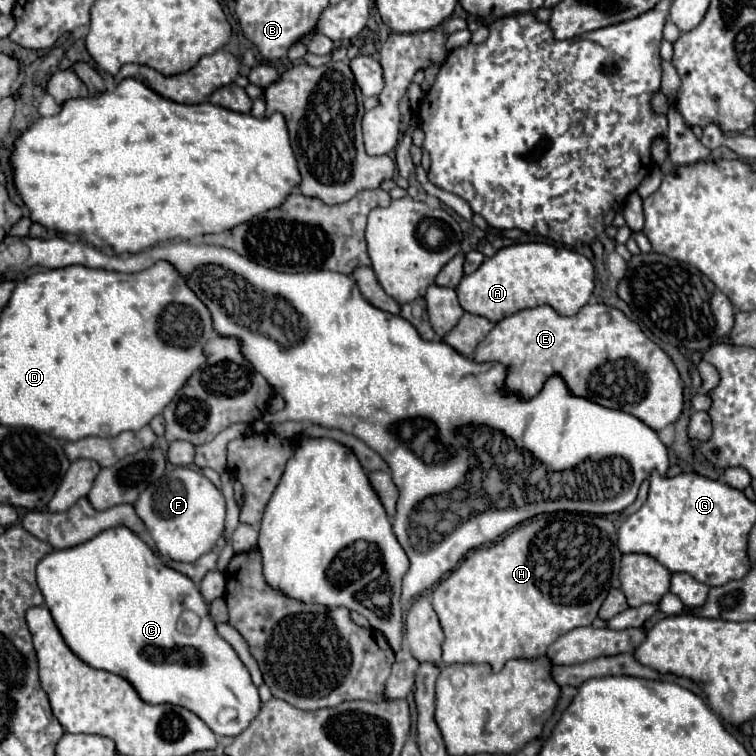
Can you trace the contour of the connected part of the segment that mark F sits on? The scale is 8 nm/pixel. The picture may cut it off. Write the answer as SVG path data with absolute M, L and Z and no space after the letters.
M177 467L149 485L135 501L135 511L157 543L157 551L175 561L193 563L211 551L225 529L225 499L197 469Z

